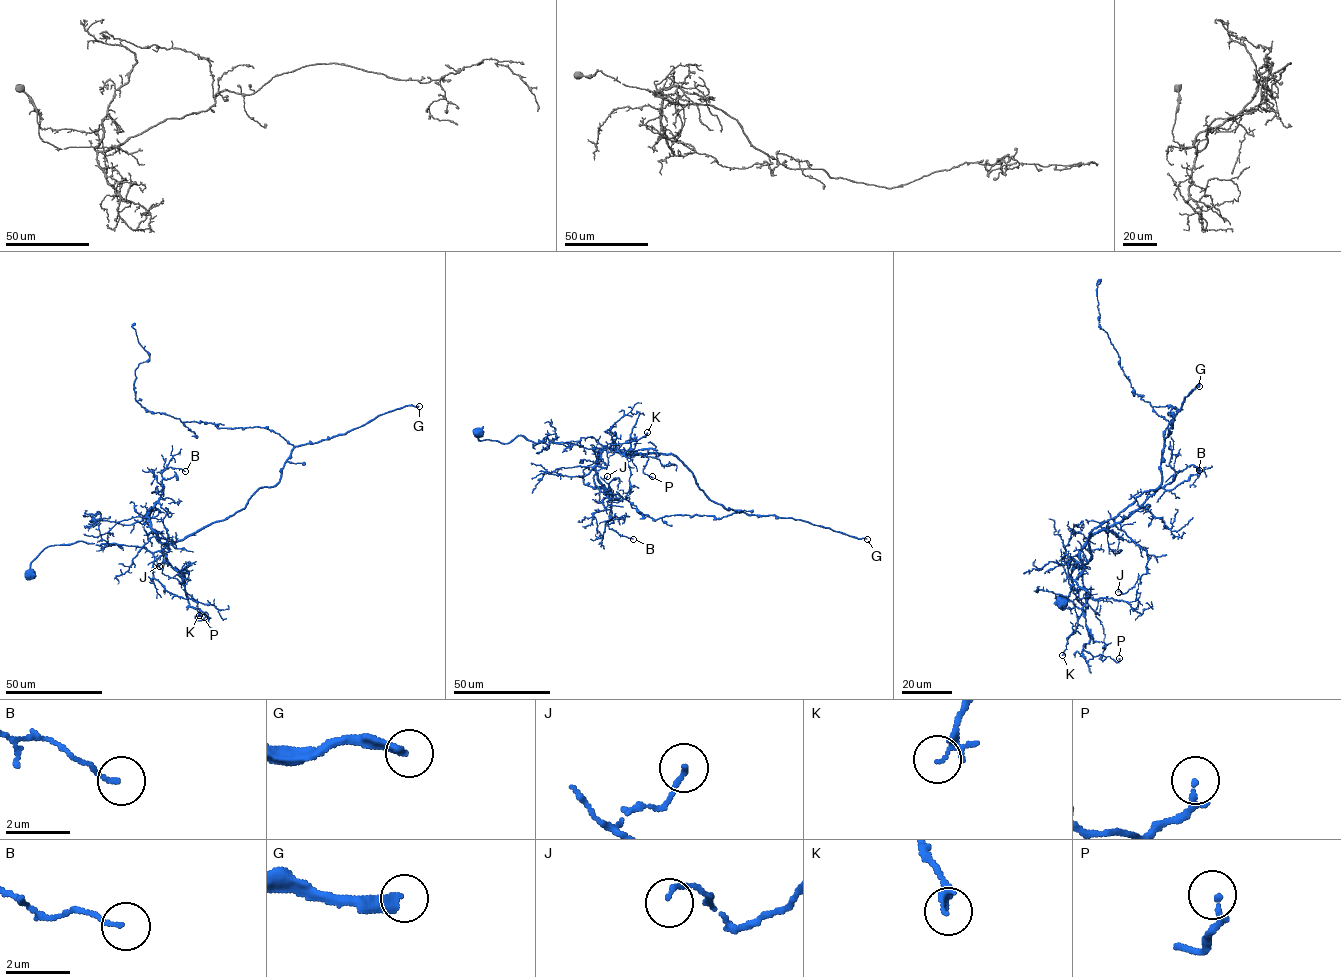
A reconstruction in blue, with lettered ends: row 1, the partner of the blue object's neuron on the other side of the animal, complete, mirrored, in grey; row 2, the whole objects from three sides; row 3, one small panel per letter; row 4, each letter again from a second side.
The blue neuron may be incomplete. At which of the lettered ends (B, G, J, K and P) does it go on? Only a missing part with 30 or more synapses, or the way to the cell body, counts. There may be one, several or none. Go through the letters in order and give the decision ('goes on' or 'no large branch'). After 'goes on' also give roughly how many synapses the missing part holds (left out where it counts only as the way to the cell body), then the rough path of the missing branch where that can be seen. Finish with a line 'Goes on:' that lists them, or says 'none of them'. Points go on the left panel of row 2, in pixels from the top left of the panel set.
B: no large branch
G: goes on | 300 syn
J: no large branch
K: no large branch
P: no large branch
Goes on: G

